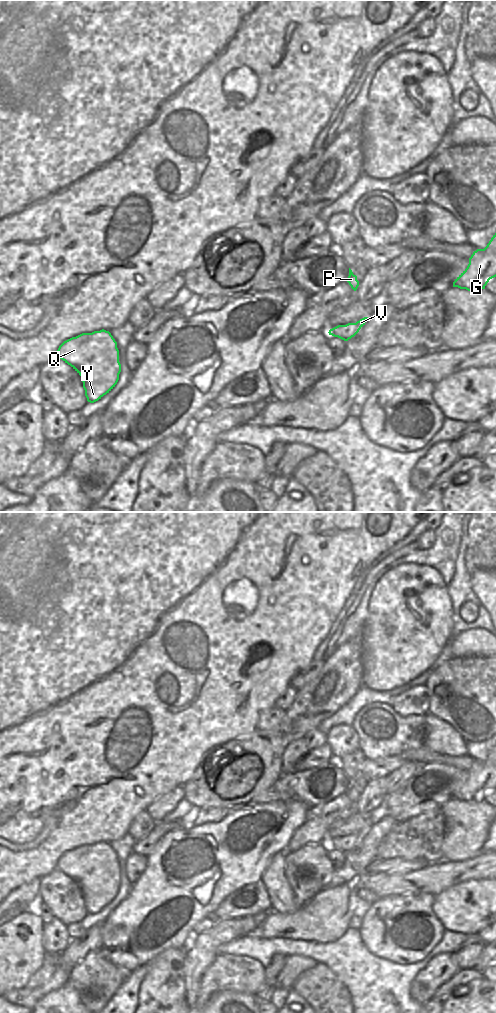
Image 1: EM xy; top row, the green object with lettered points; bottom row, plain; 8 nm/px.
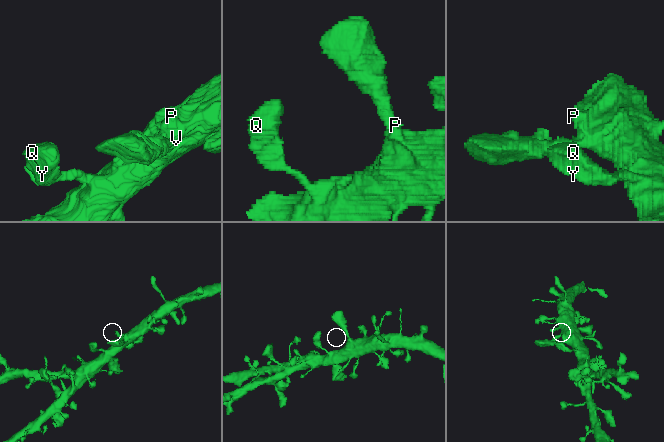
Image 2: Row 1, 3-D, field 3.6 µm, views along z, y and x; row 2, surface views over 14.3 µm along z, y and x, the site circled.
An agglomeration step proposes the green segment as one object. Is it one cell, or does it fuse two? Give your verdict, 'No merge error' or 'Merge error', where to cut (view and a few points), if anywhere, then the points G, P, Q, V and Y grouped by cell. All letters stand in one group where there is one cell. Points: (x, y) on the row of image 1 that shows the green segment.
No merge error. No split. Groups: G P Q V Y.

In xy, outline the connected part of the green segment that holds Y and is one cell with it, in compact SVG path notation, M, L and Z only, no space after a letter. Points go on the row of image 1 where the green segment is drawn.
M104 329L82 333L64 341L56 357L81 376L85 396L90 403L109 393L119 380L121 364L117 342Z

